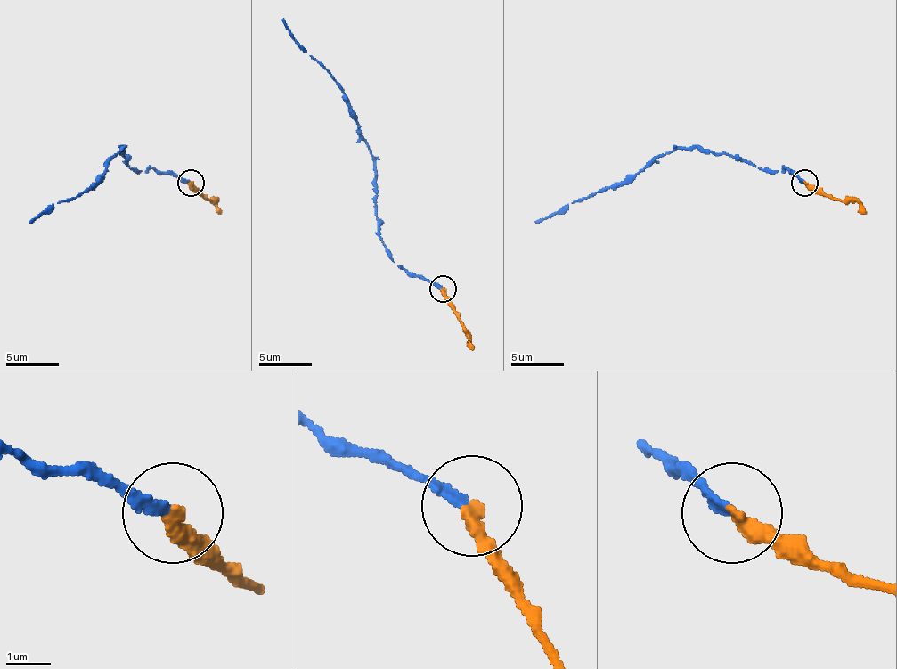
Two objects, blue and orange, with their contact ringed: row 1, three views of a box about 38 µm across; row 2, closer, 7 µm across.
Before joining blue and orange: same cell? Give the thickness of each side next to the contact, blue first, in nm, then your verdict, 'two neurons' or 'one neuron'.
200 nm thick on the blue side, 340 nm on the other; one neuron

